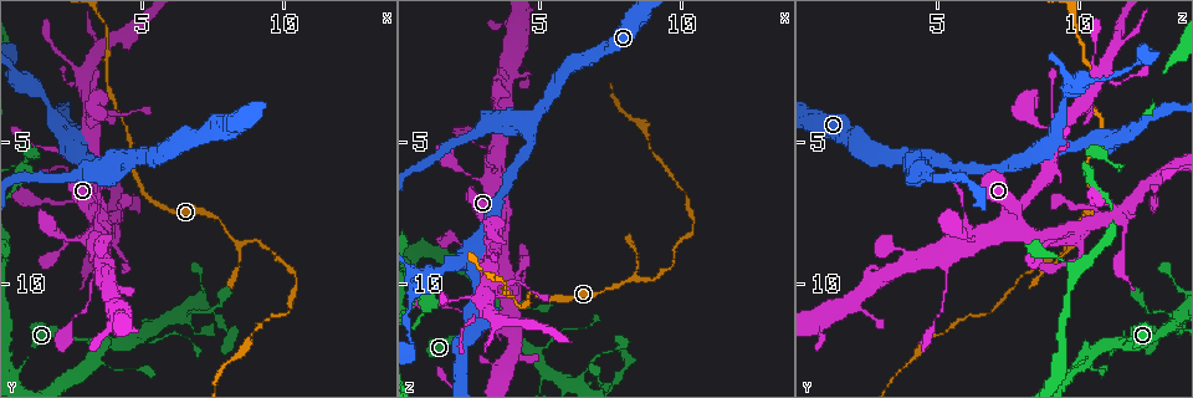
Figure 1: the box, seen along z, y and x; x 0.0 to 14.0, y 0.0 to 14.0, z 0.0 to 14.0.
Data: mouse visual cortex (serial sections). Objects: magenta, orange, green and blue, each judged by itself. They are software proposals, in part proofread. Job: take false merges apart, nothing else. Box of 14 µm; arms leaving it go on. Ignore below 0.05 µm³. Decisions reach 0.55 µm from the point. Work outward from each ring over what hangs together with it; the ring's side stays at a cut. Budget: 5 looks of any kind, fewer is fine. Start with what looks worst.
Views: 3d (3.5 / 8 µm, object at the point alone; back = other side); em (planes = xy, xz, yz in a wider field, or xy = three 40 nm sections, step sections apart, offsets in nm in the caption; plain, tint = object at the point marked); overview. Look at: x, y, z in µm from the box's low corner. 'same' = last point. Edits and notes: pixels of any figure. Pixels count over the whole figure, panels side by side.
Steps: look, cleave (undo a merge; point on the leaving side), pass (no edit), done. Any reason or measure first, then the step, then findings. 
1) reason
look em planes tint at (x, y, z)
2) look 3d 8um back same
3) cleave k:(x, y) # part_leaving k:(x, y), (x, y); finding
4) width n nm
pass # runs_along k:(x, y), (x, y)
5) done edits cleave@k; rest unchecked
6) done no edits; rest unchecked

three-way junction
look 3d 3.5um back at (8.4, 8.6, 9.8)

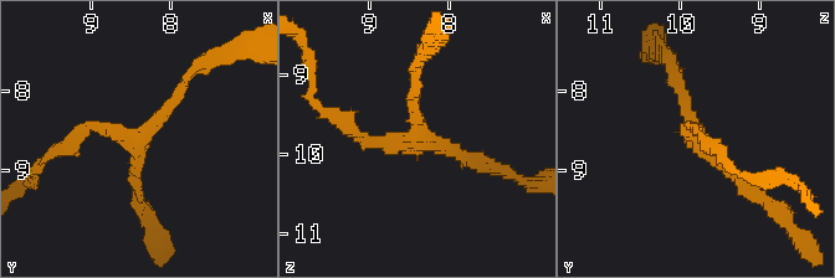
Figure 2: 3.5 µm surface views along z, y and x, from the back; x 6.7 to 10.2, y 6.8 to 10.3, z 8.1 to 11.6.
pass # runs_along 2:(194, 71), (141, 135), (83, 128), (68, 148); one cell here

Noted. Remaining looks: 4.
abrupt turn
look em xy step 5 tint at (1.0, 3.0, 10.0)

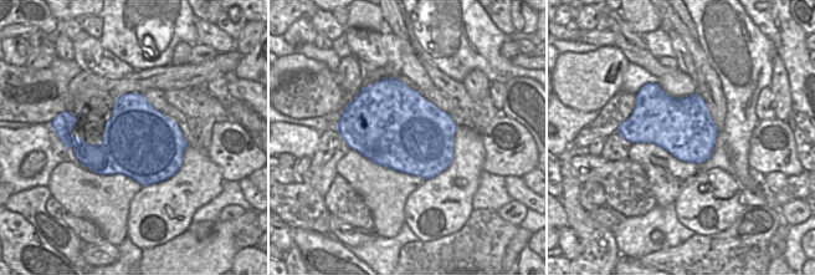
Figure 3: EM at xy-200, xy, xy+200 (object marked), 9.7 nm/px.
wider look
look 3d 3.5um same

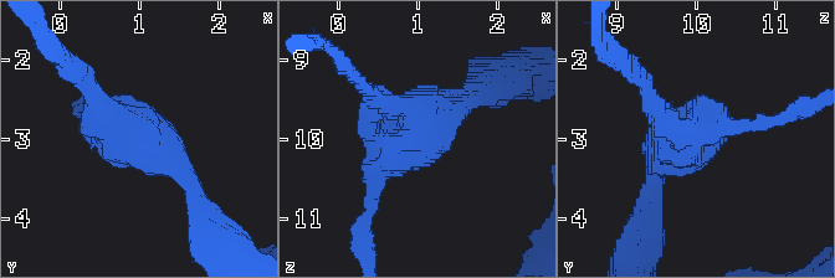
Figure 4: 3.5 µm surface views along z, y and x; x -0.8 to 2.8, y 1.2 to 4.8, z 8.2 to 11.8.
pass # runs_along 4:(485, 96), (454, 102), (374, 175); one cell here

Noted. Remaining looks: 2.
done no edits; rest unchecked

